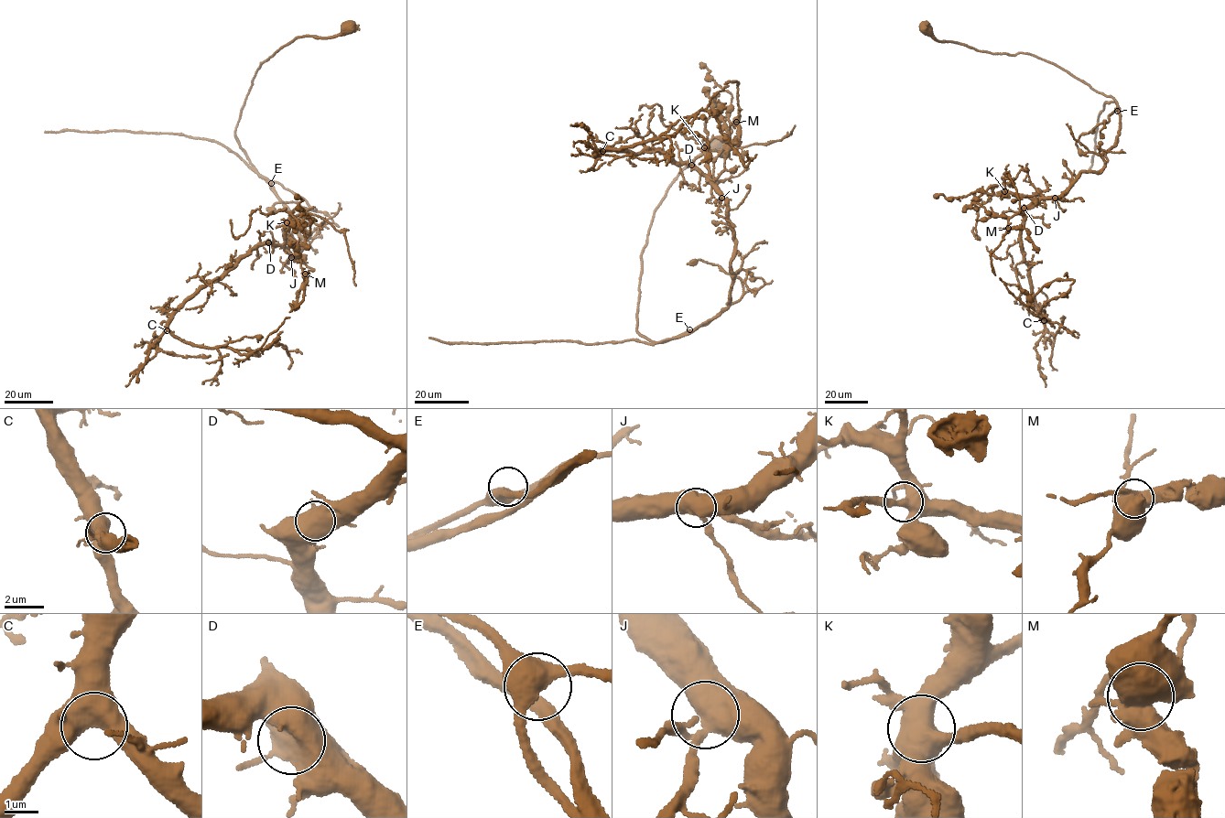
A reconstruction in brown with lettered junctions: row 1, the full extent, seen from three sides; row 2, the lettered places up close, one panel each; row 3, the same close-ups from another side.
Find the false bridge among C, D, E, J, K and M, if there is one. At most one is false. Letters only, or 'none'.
M

